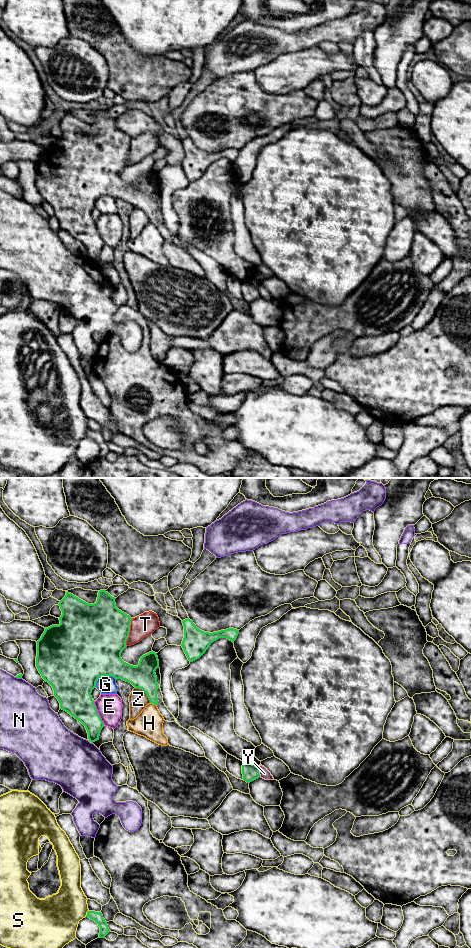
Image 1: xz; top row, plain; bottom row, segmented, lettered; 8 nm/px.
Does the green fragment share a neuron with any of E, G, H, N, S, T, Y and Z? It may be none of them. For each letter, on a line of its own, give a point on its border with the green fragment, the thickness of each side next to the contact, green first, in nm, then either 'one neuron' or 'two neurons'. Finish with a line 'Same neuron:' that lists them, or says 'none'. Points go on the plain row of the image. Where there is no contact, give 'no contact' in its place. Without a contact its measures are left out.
E: meets green in xz at (97, 233); 280 nm thick on the green side, 200 nm on the other; two neurons
G: meets green in xz at (103, 195); 500 nm thick on the green side, 140 nm on the other; two neurons
H: meets green in xz at (153, 223); 200 nm thick on the green side, 220 nm on the other; two neurons
N: meets green in xz at (18, 197); 30 nm thick on the green side, 360 nm on the other; two neurons
S: meets green in xz at (87, 433); 80 nm thick on the green side, 360 nm on the other; two neurons
T: meets green in xz at (129, 151); 480 nm thick on the green side, 180 nm on the other; two neurons
Y: meets green in xz at (258, 291); 130 nm thick on the green side, 80 nm on the other; two neurons
Z: meets green in xz at (145, 212); 200 nm thick on the green side, 150 nm on the other; two neurons
Same neuron: none

